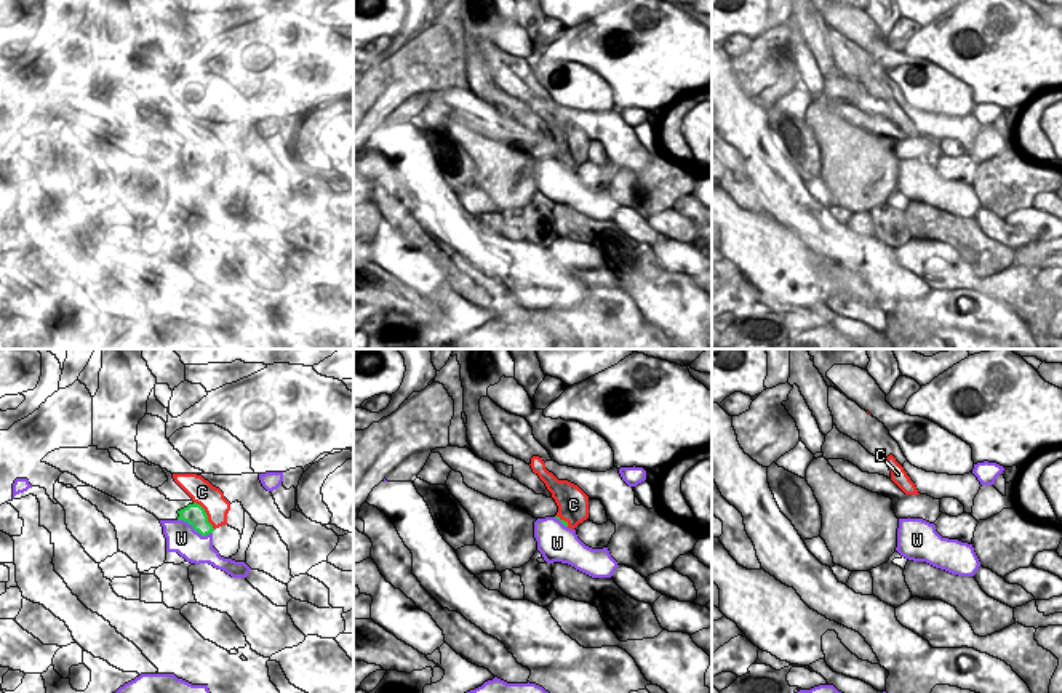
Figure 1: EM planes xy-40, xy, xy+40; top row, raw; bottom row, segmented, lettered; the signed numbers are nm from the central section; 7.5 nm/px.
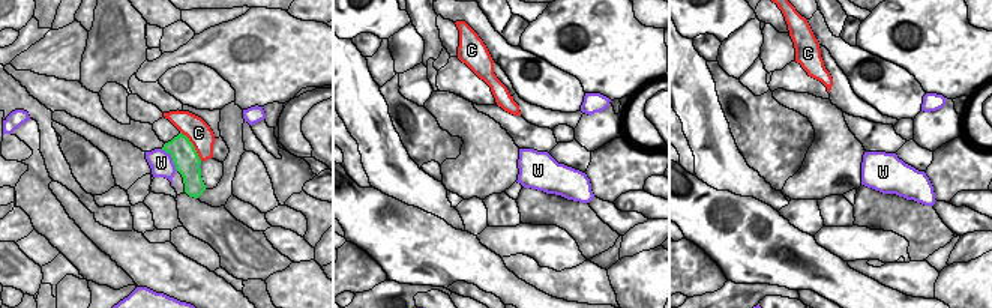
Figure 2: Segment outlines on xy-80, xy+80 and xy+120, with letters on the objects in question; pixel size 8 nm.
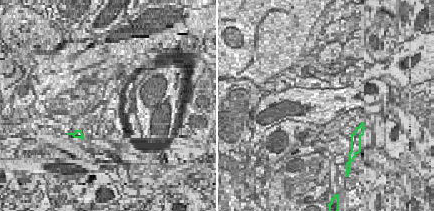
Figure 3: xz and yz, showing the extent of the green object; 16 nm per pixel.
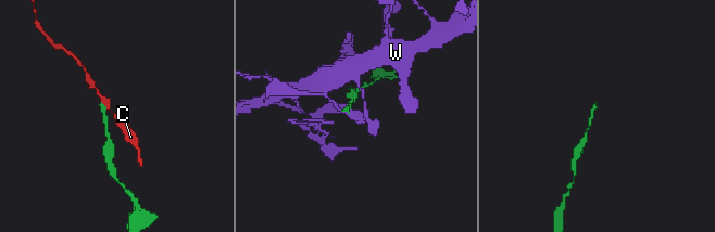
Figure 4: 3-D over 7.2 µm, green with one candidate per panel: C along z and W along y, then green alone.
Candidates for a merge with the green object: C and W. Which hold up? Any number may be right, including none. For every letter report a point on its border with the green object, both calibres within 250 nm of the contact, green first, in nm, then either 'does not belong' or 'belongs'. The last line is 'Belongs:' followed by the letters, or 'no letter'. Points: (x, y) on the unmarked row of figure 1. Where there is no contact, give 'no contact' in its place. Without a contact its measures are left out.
C: xy-40 (205, 156) | 170/190 nm | does not belong
W: xy-40 (195, 172) | 170/220 nm | does not belong
Belongs: no letter

